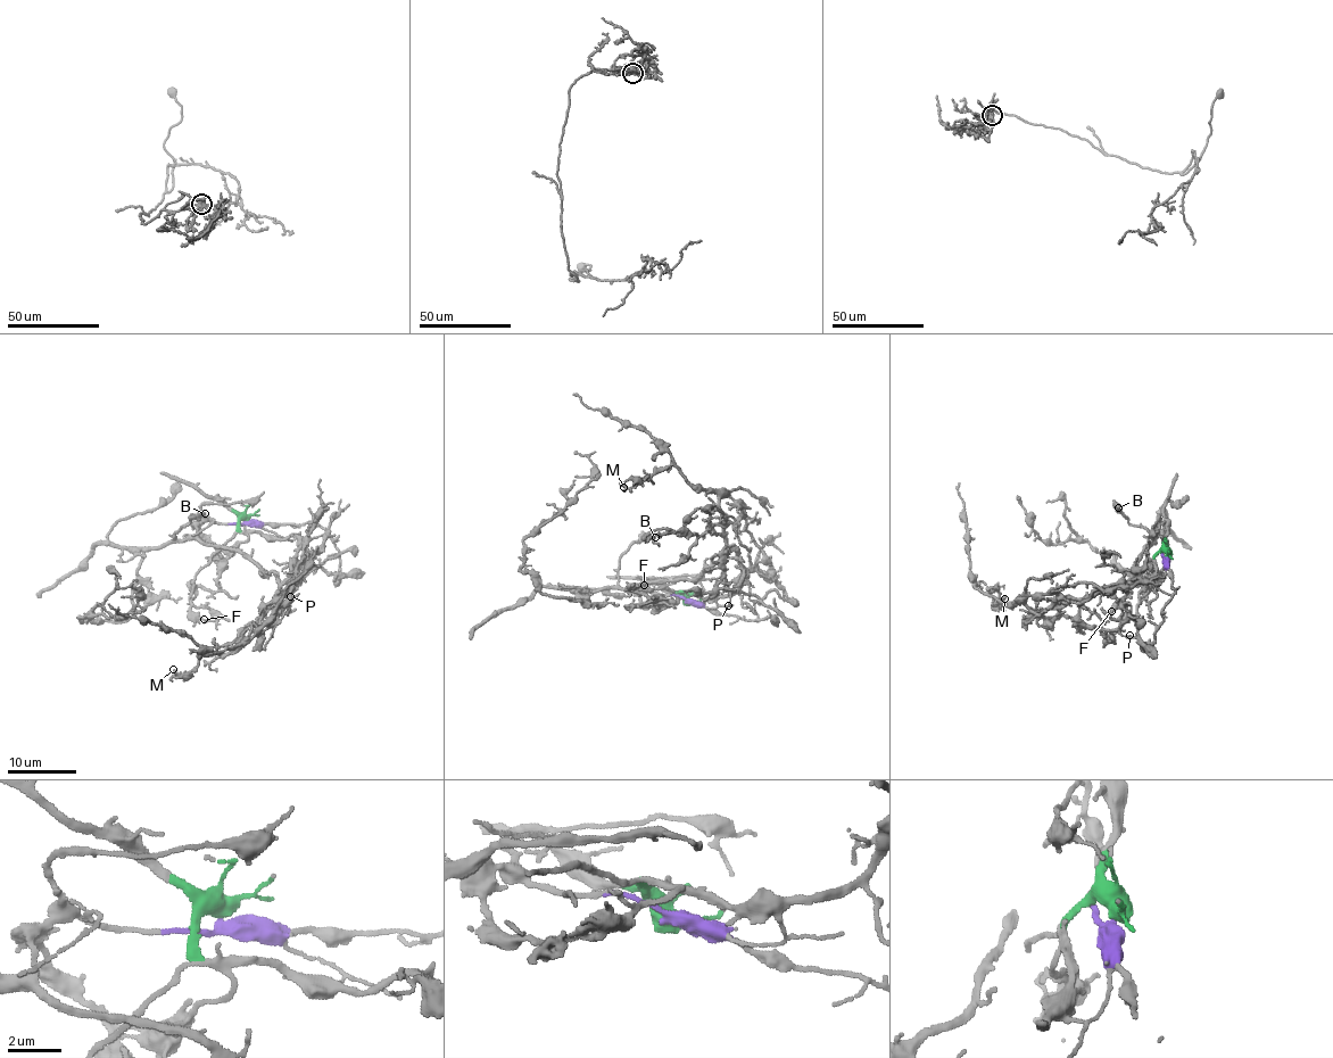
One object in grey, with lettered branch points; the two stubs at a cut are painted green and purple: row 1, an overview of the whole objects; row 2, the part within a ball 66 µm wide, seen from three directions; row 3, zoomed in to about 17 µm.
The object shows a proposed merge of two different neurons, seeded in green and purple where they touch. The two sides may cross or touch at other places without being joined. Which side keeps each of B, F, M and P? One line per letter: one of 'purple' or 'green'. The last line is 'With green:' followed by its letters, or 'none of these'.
B: purple
F: green
M: purple
P: purple
With green: F

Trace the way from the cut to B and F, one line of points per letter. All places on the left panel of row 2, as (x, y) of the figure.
B: (245, 520), (236, 525), (200, 522), (193, 536), (175, 539), (173, 536), (176, 530), (205, 513)
F: (245, 520), (239, 521), (234, 534), (193, 580), (190, 609), (205, 619)

